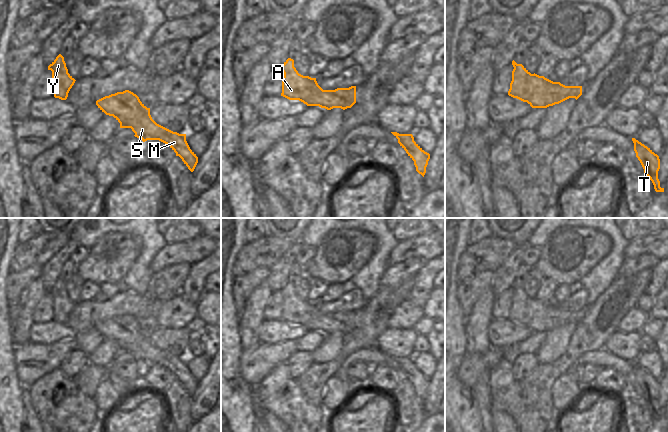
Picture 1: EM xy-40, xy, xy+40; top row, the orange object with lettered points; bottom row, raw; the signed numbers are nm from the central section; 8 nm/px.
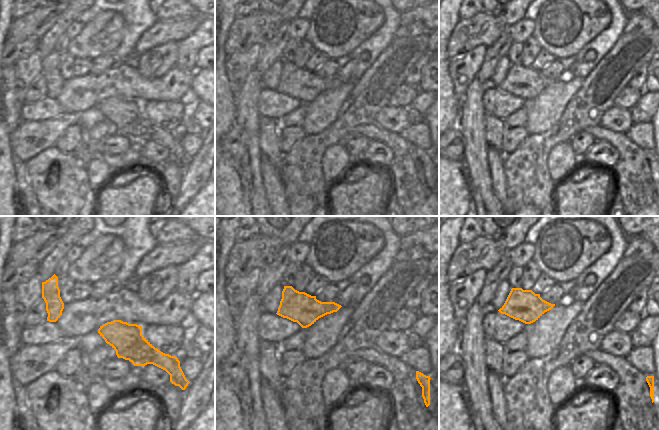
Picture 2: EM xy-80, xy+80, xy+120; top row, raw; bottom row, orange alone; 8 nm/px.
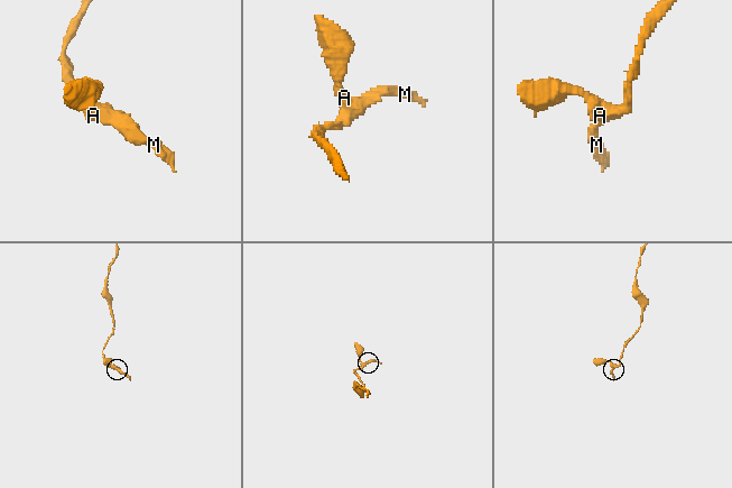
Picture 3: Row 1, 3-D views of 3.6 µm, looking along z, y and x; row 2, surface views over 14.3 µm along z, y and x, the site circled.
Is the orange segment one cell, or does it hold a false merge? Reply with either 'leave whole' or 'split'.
leave whole

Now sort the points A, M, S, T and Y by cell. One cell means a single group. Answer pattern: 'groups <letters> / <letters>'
groups A M S T Y

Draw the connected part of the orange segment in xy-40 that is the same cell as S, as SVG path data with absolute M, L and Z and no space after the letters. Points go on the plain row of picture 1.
M129 314L117 316L97 324L96 329L106 339L113 340L120 347L120 352L131 352L135 357L134 360L141 362L143 366L147 364L159 364L167 368L176 377L176 380L182 383L188 393L191 396L194 395L198 387L198 381L190 373L186 365L186 358L173 356L157 348L150 339L150 332L147 332L136 318Z

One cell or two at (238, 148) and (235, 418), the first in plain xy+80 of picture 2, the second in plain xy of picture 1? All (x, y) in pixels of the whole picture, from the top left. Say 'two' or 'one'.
two

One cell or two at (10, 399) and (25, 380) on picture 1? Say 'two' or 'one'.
two

